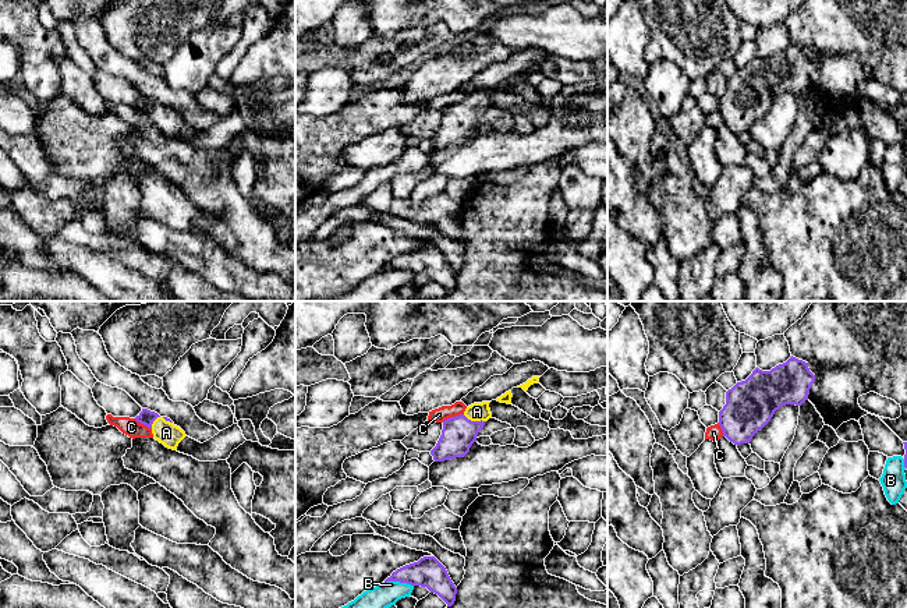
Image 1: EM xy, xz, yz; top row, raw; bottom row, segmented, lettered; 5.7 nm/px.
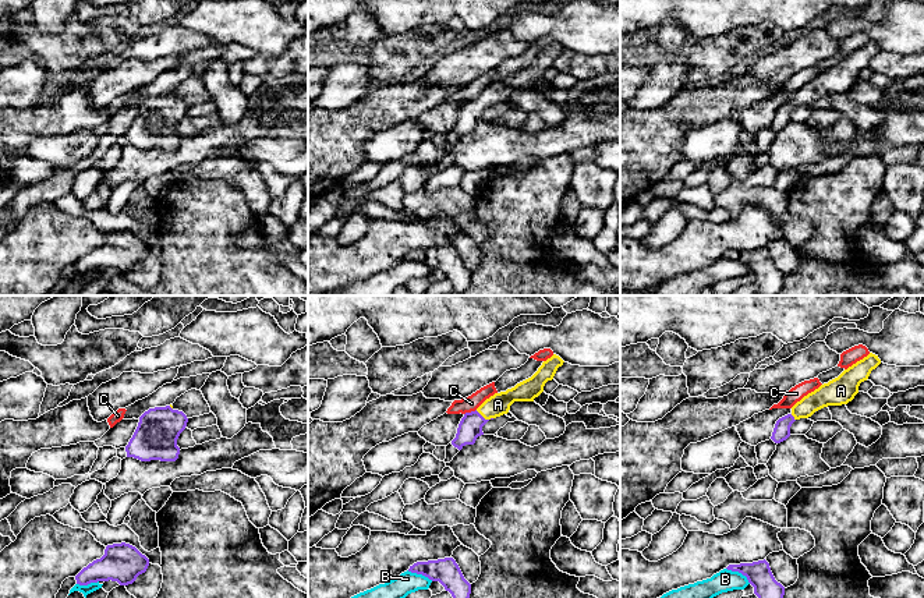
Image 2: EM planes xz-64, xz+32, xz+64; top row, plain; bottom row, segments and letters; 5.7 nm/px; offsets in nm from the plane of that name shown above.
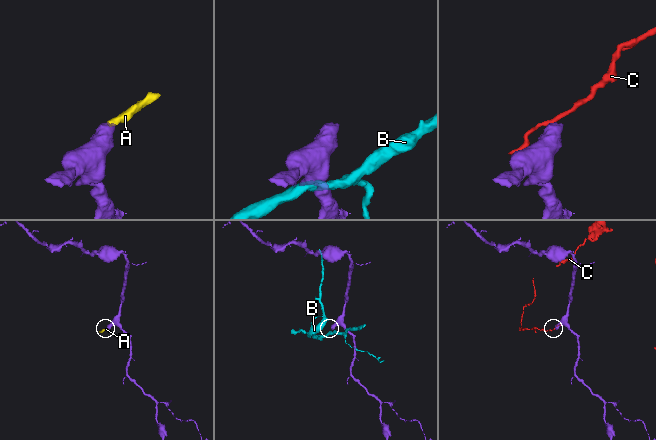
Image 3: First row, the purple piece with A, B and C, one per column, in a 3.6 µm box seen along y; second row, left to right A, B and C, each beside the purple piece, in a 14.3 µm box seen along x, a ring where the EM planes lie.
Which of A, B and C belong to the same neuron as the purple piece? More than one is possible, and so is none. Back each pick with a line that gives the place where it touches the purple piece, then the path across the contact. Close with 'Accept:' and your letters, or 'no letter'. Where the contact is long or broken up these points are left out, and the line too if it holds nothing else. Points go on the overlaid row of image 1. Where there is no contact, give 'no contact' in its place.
A: contact xz (474, 421); way xz (459, 432), (474, 421), (477, 412)
Accept: A

